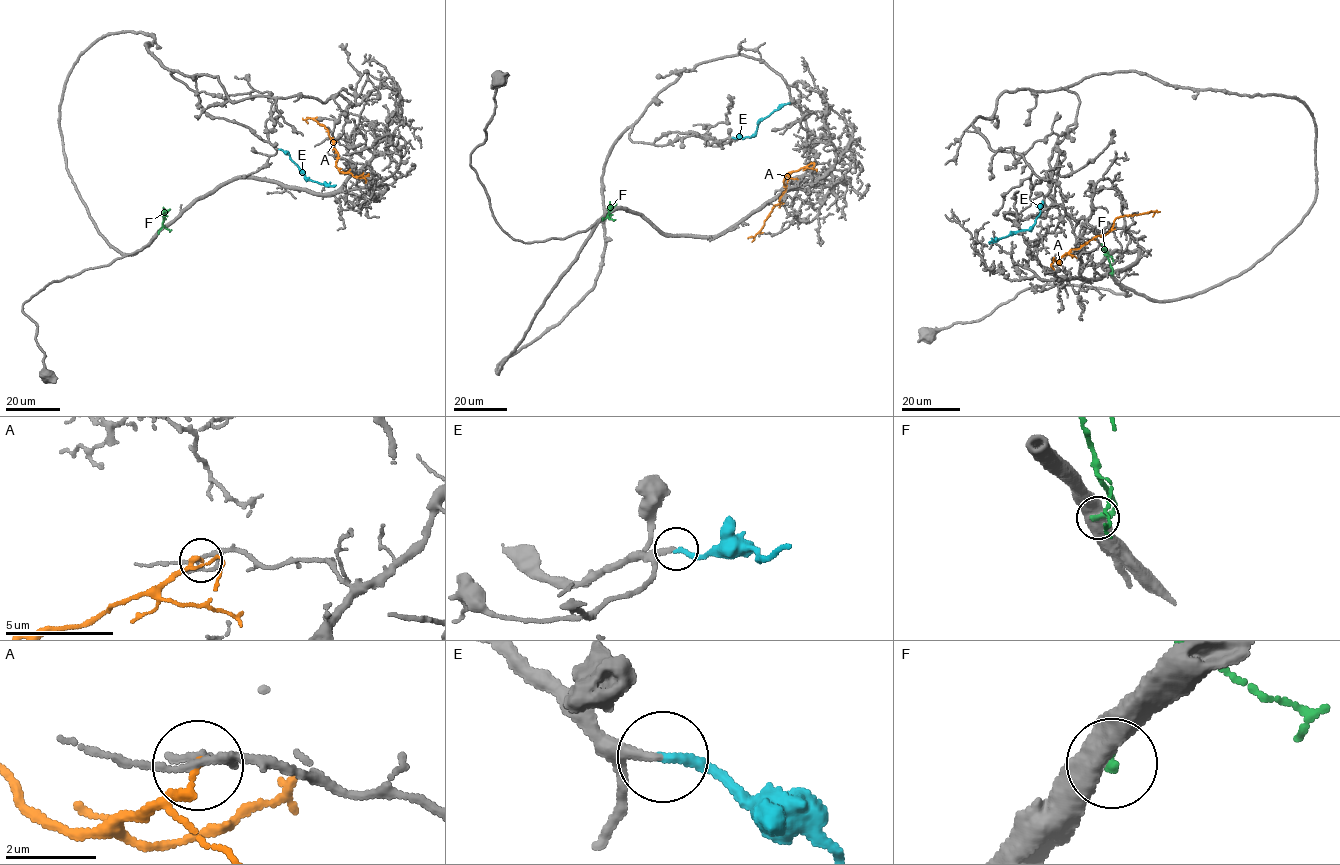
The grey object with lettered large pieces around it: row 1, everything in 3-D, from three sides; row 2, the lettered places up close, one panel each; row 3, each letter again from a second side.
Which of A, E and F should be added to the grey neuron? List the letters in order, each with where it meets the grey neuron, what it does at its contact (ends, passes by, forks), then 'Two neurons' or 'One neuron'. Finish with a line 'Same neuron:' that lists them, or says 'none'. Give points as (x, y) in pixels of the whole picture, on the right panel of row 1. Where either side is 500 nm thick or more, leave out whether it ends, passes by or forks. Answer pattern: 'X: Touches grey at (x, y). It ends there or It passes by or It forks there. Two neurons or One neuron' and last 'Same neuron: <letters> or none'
A: Touches grey at (1053, 258). It ends there. Two neurons
E: Touches grey at (1042, 201). It ends there. One neuron
F: Touches grey at (1111, 273). Two neurons
Same neuron: E

